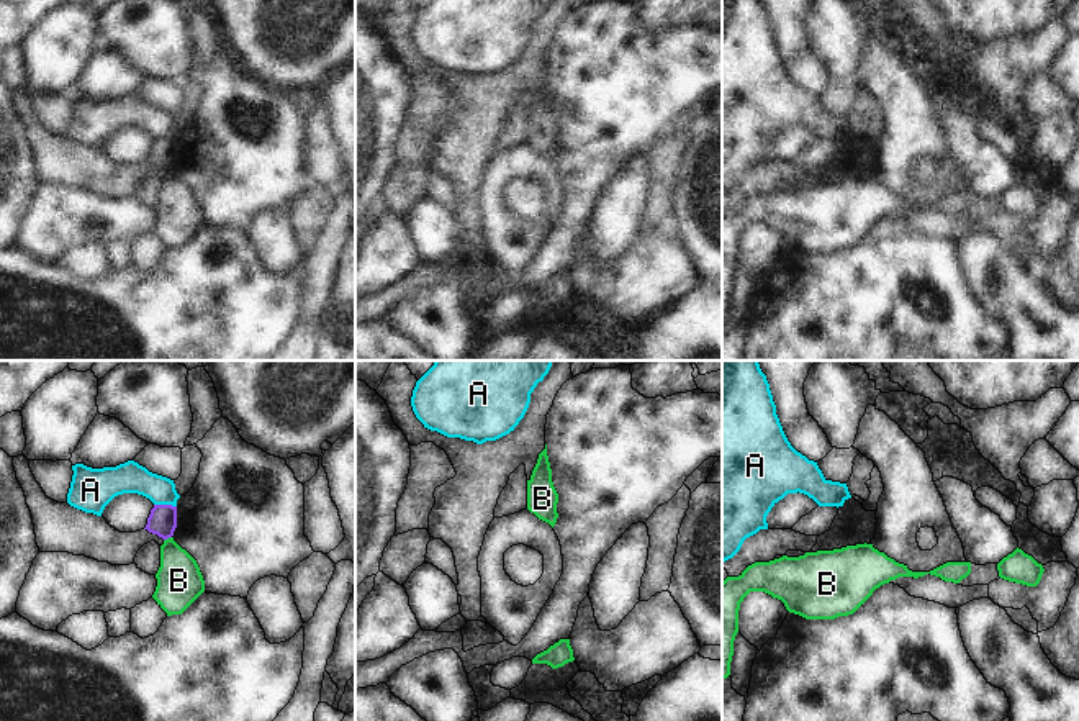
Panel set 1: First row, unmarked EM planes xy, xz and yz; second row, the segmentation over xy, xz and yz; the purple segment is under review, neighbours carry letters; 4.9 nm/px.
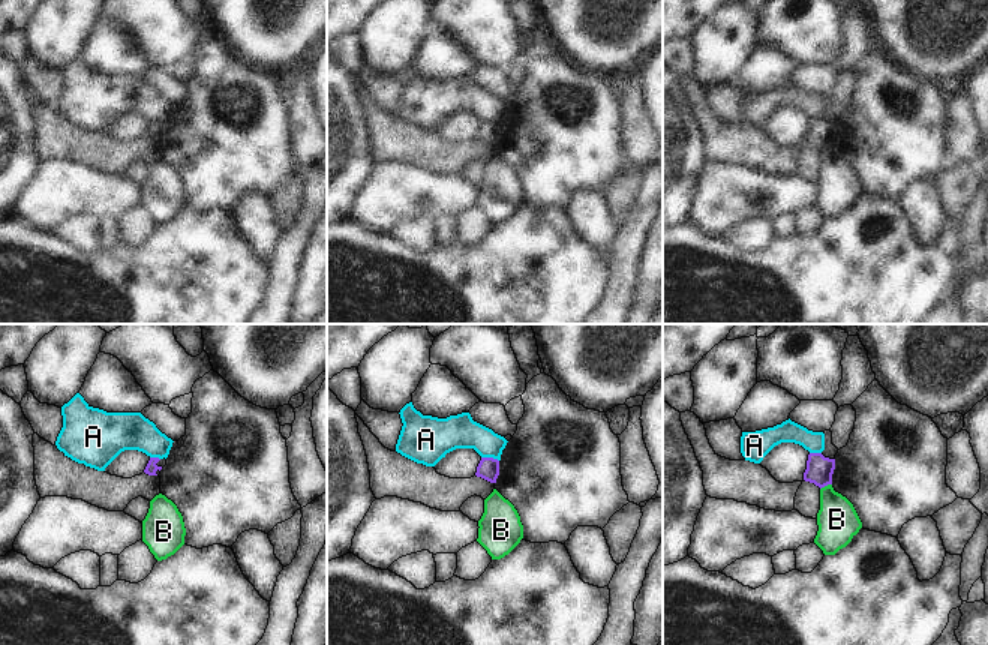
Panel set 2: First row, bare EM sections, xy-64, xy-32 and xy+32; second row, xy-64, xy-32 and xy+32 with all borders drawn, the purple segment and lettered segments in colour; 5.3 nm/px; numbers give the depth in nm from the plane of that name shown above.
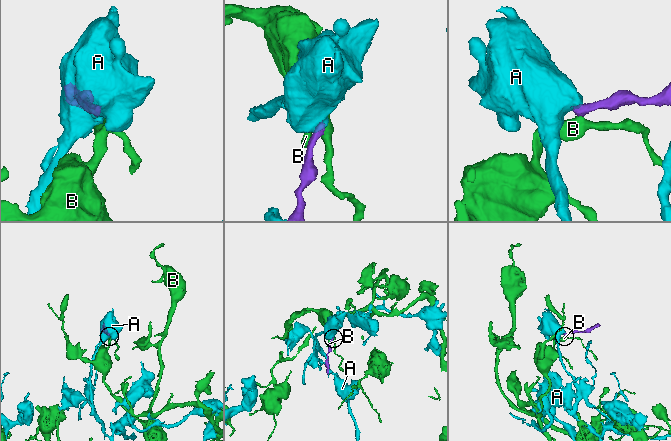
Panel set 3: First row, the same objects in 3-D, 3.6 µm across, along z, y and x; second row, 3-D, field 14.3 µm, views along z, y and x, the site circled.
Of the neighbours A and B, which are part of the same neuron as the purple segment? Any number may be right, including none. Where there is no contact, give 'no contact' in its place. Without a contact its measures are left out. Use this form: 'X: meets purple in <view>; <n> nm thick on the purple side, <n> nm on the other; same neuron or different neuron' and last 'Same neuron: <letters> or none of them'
A: meets purple in xy; 140 nm thick on the purple side, 160 nm on the other; different neuron
B: meets purple in xy; 140 nm thick on the purple side, 220 nm on the other; different neuron
Same neuron: none of them

